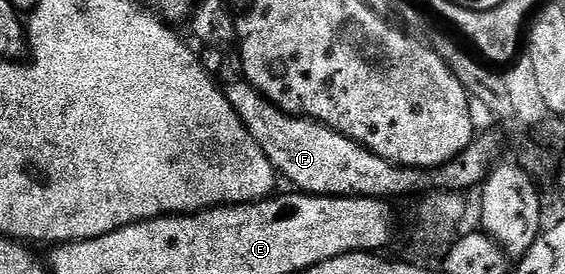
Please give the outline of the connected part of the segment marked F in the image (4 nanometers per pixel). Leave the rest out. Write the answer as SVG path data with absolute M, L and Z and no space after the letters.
M237 79L224 88L232 110L236 110L256 146L264 150L264 158L272 162L275 173L294 184L290 186L303 194L366 196L369 200L390 196L421 197L433 192L466 194L469 188L477 189L485 181L492 165L499 159L497 138L479 135L456 159L441 164L439 168L406 168L403 164L393 164L372 154L372 150L324 124L288 115L267 96L262 96L260 90L256 90L246 79Z

